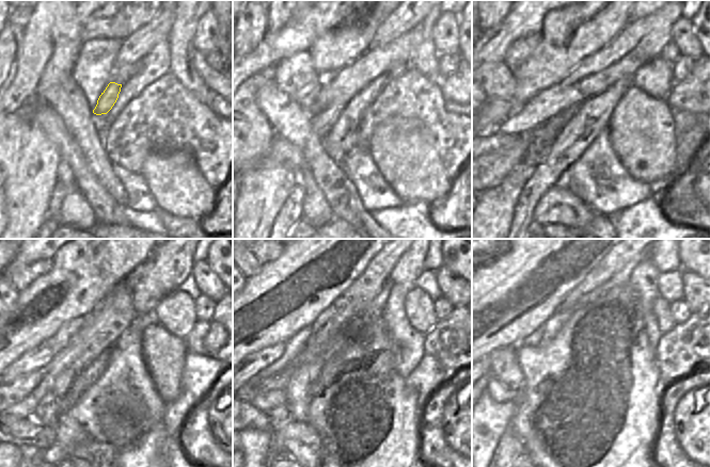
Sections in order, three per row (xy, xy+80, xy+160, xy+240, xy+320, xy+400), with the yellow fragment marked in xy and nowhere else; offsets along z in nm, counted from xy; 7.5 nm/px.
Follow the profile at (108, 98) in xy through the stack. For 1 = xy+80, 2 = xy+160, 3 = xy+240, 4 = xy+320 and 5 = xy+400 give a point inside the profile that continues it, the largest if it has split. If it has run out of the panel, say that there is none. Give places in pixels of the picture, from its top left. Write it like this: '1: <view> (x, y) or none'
1: xy+80 (321, 122)
2: xy+160 (545, 137)
3: xy+240 (46, 413)
4: xy+320 (280, 415)
5: xy+400 (510, 447)

